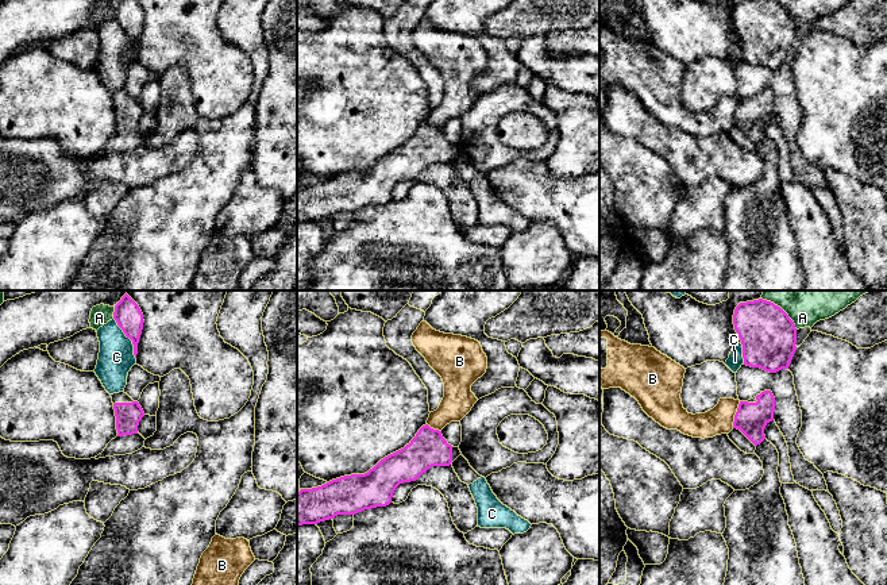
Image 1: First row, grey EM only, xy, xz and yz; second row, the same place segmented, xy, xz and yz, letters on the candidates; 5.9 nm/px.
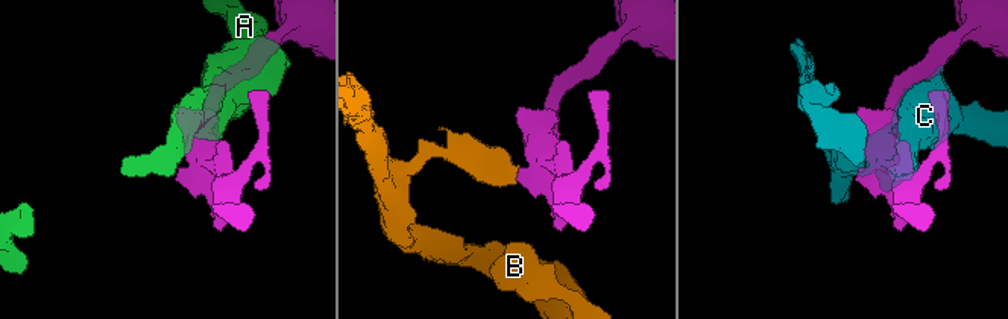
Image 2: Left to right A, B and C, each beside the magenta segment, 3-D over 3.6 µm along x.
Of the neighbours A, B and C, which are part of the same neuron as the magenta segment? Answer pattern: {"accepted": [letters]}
{"accepted": []}

